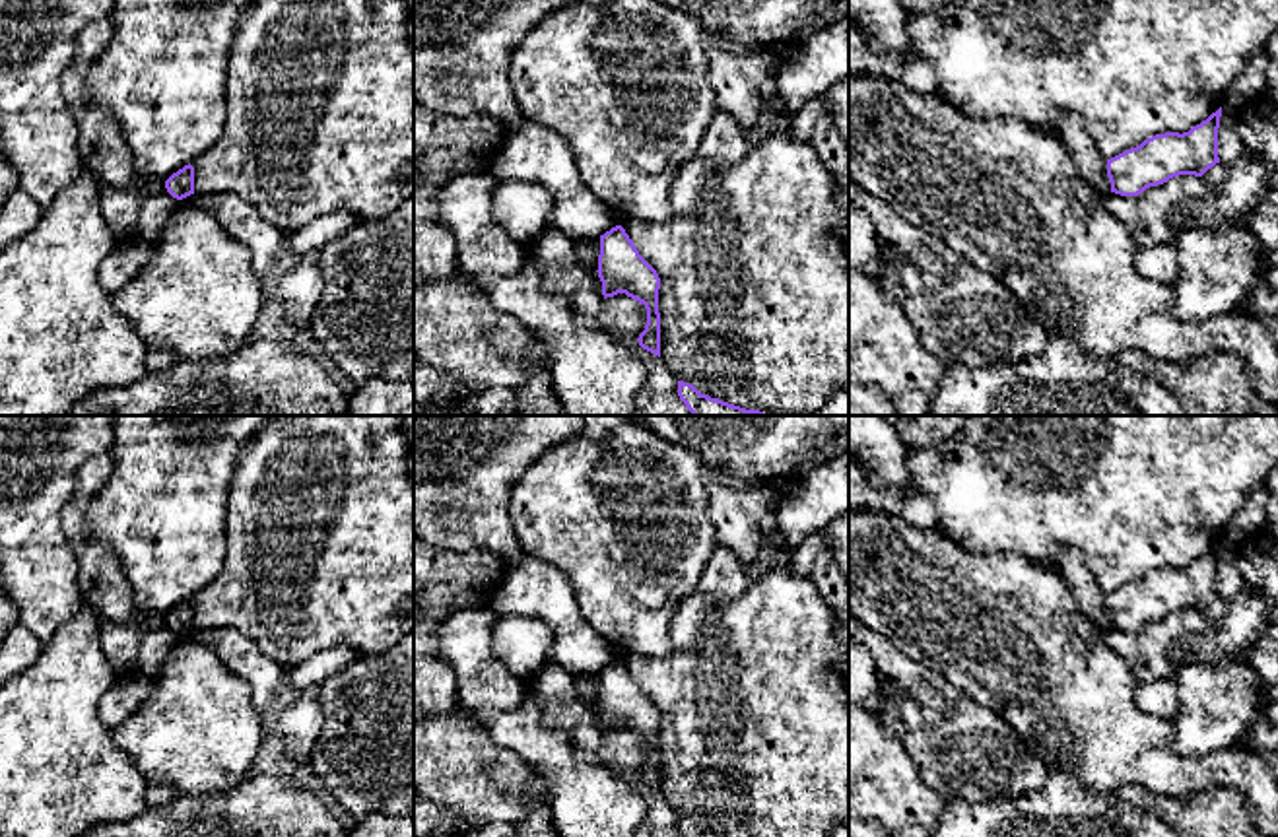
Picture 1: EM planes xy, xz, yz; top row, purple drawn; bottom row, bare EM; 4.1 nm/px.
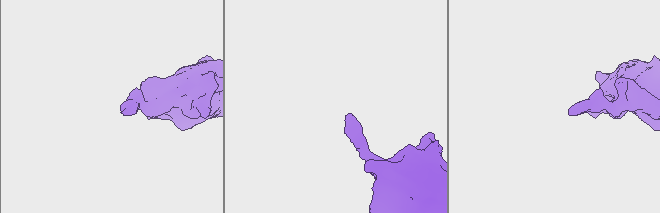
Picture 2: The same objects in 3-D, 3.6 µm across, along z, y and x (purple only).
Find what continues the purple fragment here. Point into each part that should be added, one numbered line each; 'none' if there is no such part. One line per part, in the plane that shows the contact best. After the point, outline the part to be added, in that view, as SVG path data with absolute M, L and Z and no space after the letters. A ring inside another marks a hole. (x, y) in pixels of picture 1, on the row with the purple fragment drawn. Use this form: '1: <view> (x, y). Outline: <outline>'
none

